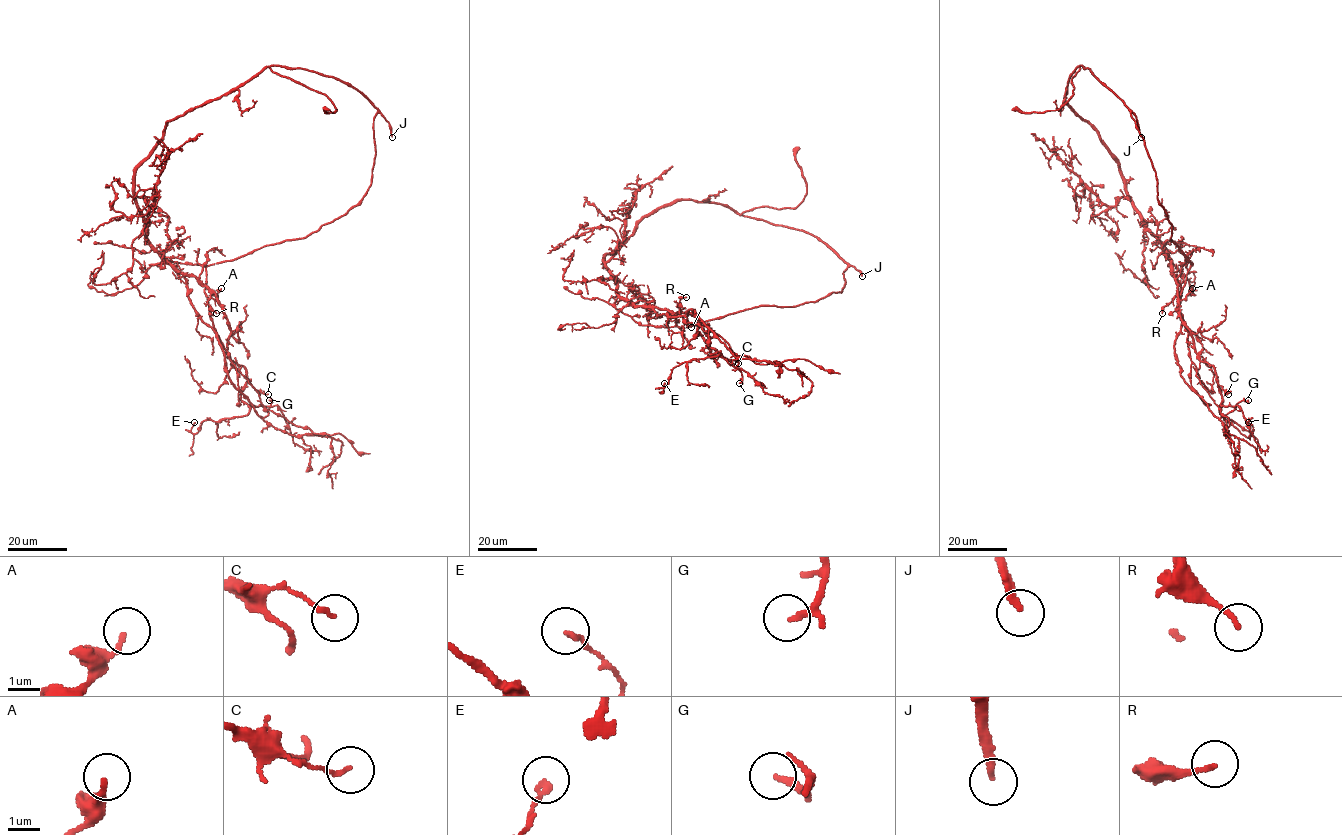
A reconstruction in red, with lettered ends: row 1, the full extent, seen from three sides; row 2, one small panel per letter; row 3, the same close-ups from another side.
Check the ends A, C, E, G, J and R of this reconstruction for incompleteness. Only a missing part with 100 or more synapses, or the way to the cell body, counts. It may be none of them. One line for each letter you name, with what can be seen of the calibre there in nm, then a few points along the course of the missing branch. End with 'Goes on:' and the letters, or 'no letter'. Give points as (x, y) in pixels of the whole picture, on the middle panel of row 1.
J: 220 nm
Goes on: J

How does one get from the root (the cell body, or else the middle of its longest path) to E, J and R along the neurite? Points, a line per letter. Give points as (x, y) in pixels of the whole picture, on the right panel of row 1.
E: (1109, 149), (1132, 206), (1170, 260), (1180, 317), (1196, 356), (1214, 367), (1219, 413), (1253, 433), (1248, 422)
J: (1109, 149), (1099, 138), (1098, 131), (1065, 102), (1070, 76), (1079, 65), (1087, 68), (1123, 102), (1141, 137)
R: (1109, 149), (1121, 171), (1132, 206), (1170, 260), (1177, 293), (1162, 313)

